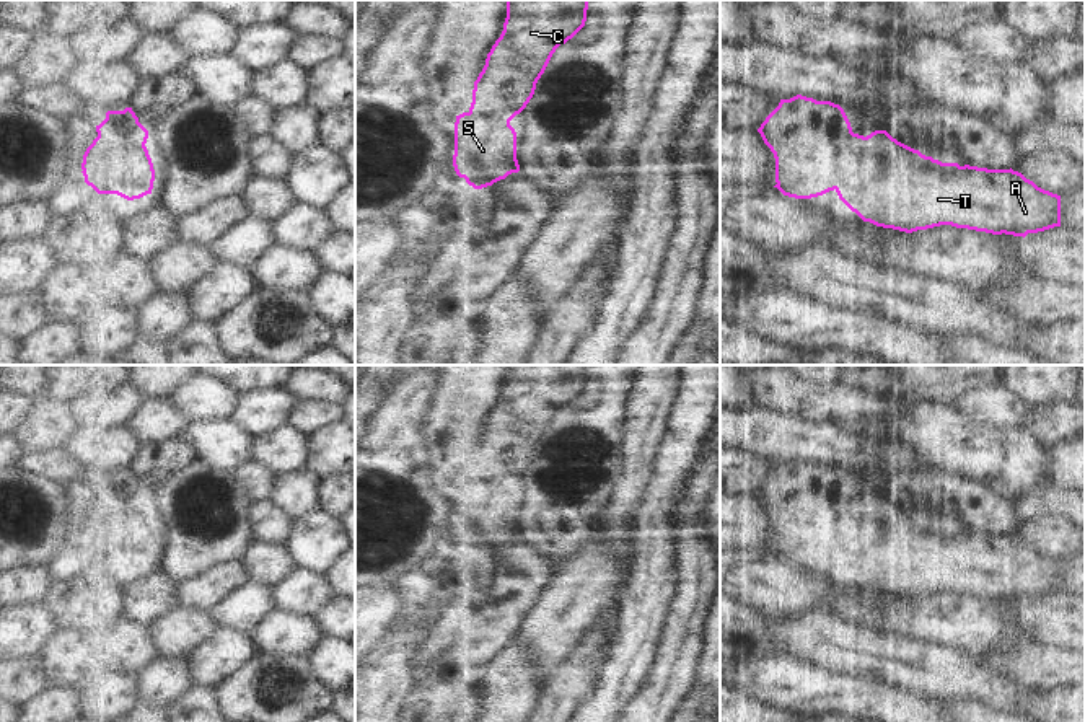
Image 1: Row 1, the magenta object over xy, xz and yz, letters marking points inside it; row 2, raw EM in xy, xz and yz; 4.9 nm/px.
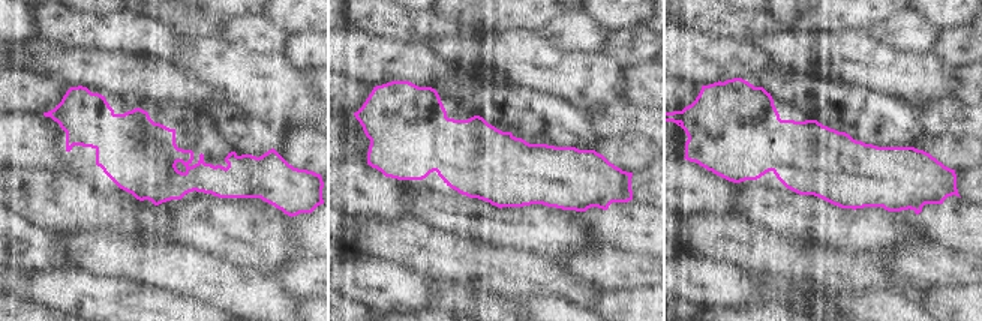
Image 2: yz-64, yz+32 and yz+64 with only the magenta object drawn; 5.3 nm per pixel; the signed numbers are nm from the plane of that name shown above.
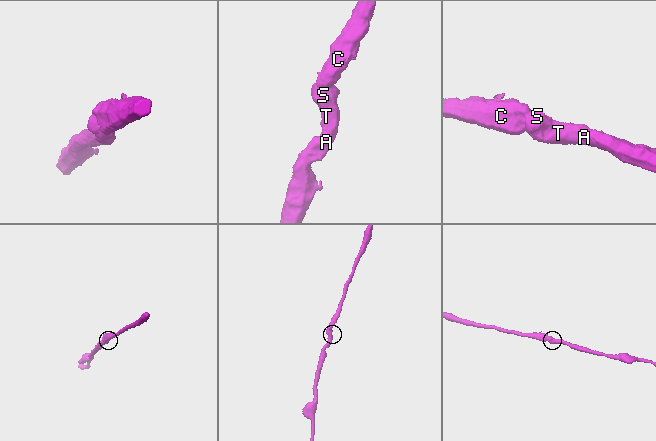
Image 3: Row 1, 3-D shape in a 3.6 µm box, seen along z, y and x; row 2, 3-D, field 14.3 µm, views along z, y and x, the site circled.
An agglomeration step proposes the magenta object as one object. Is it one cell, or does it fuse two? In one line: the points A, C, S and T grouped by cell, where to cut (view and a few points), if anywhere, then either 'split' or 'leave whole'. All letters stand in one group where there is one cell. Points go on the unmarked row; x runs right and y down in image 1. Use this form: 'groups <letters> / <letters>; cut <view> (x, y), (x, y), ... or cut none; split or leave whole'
groups A C S T; cut none; leave whole

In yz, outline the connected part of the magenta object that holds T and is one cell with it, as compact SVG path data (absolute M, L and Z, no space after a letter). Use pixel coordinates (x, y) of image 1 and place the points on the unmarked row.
M797 460L780 464L779 471L766 482L758 494L764 508L775 523L775 551L784 561L795 564L811 564L836 556L839 564L855 577L863 587L876 592L893 593L906 598L927 595L940 590L986 597L992 600L1026 601L1061 592L1061 561L1038 553L1021 538L1010 535L987 535L977 531L960 531L958 528L942 528L922 520L896 504L886 495L875 495L863 502L852 497L850 487L839 469L816 466Z

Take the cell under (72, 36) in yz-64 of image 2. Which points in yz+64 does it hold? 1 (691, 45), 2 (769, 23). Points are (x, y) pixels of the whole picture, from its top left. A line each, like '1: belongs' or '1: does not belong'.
1: does not belong
2: belongs

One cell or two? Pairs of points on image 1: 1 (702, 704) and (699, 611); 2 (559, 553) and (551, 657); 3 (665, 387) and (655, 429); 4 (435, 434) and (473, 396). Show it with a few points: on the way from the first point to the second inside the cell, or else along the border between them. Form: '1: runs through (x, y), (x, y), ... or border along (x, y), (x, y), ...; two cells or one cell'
1: border along (702, 657), (699, 680), (686, 701); two cells
2: border along (588, 541), (559, 567); two cells
3: runs through (655, 396), (655, 419); one cell
4: runs through (445, 424), (463, 406); one cell

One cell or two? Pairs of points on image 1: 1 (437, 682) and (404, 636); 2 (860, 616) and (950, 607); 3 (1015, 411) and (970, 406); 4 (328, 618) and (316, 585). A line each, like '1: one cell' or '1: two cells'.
1: two cells
2: one cell
3: one cell
4: two cells

